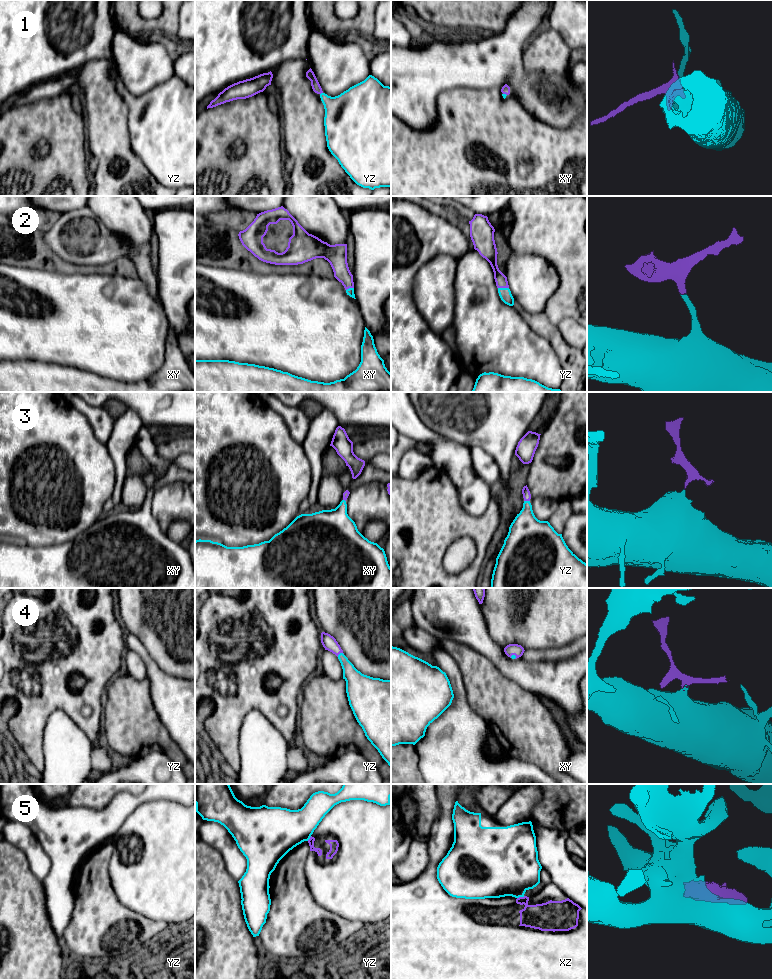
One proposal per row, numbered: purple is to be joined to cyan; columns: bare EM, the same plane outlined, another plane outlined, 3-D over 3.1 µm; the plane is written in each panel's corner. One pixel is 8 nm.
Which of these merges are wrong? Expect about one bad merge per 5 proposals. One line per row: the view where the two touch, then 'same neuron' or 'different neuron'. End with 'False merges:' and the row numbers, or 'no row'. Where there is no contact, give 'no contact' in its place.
1: contact in yz; same neuron
2: contact in yz; same neuron
3: contact in yz; same neuron
4: contact in yz; same neuron
5: contact in xz; different neuron
False merges: 5

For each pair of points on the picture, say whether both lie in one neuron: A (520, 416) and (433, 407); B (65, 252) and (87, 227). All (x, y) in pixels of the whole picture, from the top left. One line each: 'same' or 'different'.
A: same
B: same

